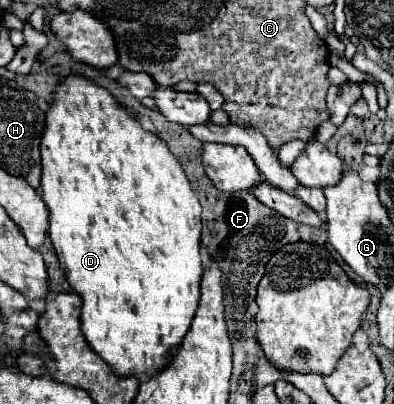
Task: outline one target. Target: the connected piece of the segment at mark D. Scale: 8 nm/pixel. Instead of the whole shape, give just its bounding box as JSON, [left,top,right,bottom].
[41,74,203,382]

